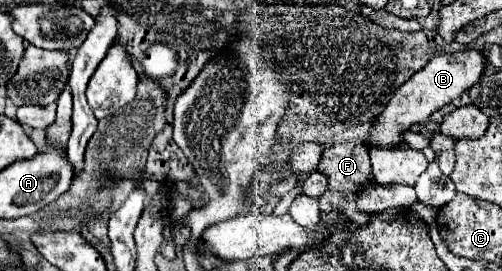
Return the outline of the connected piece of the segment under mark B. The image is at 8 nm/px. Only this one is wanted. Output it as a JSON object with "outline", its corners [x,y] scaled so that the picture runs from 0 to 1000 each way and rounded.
{"outline":[[[944,181],[908,188],[900,203],[873,203],[865,210],[845,255],[825,269],[801,321],[789,328],[781,365],[773,373],[769,402],[749,432],[749,454],[737,476],[733,550],[761,542],[761,550],[793,550],[805,535],[805,491],[833,446],[853,446],[853,432],[880,402],[888,380],[912,365],[928,328],[936,328],[960,277],[964,255],[964,203]]]}

